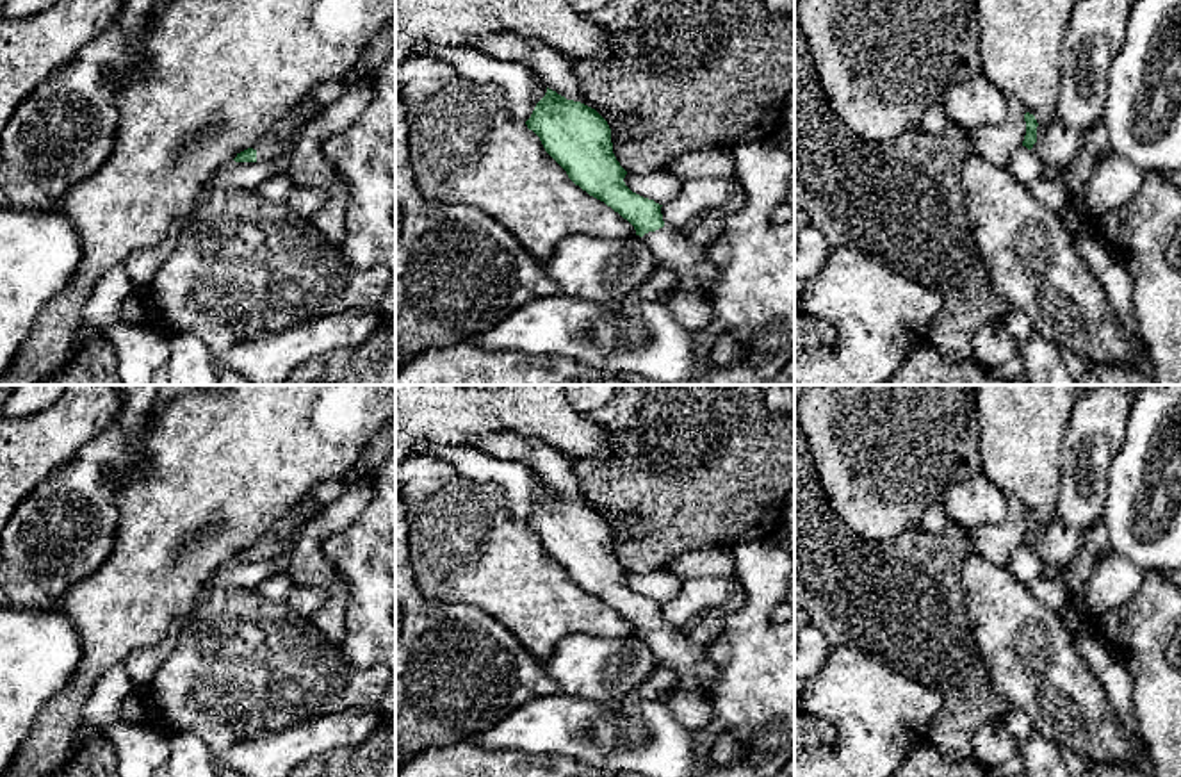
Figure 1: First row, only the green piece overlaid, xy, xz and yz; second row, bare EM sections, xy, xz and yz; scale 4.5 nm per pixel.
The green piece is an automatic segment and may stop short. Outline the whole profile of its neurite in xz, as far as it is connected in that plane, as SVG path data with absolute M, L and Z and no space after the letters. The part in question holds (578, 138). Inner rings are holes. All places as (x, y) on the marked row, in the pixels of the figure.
M547 87L525 125L575 185L634 226L657 264L677 274L680 289L713 299L720 269L709 258L709 246L696 244L679 228L666 226L663 205L625 185L627 171L613 153L611 128L595 109Z

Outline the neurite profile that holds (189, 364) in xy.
M192 333L171 337L167 385L219 385L208 348Z

